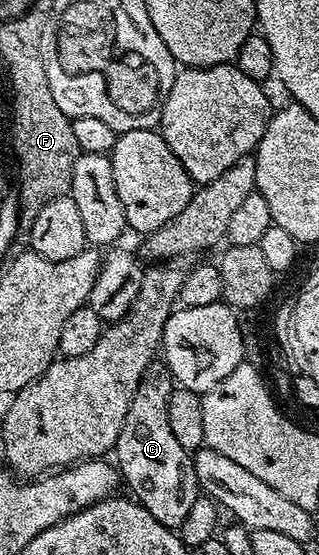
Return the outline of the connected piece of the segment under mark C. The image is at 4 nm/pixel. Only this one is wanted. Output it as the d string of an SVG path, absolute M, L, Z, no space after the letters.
M155 358L146 367L136 394L132 394L132 406L128 406L124 426L120 426L120 438L114 443L113 455L118 456L116 467L125 487L127 484L134 491L131 492L133 499L142 504L156 522L178 530L195 505L200 489L193 455L176 442L168 426L168 398L174 383L170 367L161 359Z

